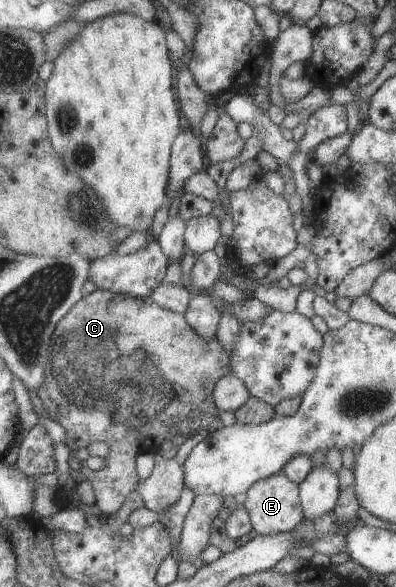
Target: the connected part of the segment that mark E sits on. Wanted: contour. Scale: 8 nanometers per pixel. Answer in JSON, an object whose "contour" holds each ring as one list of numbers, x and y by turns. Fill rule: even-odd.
{"contour":[[283,473,260,479,245,492,244,508,247,510,252,528,262,536,291,531,304,515,298,498,298,484,289,481]]}

